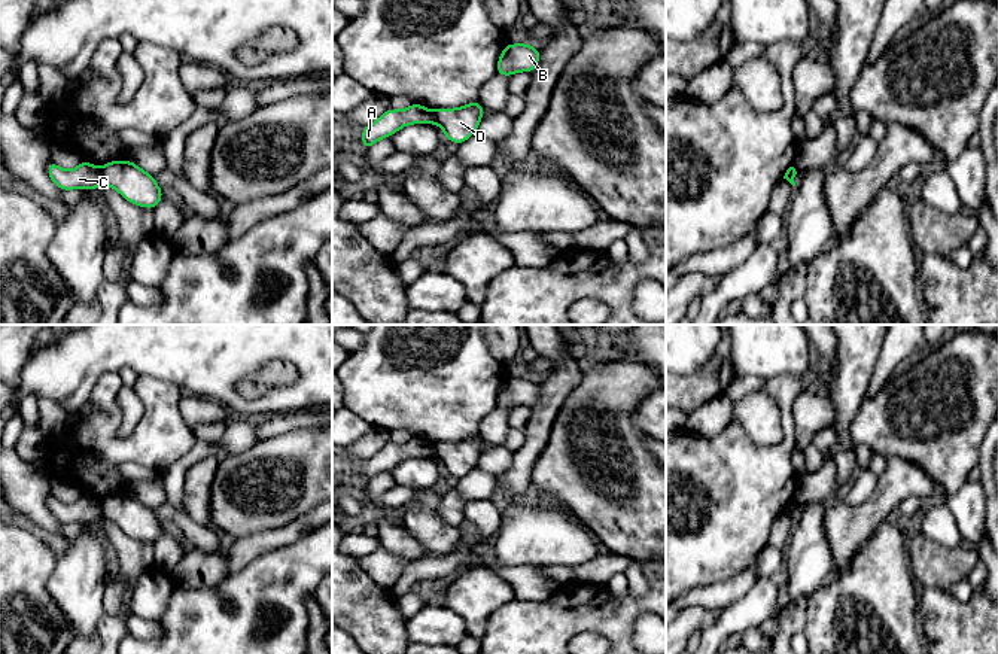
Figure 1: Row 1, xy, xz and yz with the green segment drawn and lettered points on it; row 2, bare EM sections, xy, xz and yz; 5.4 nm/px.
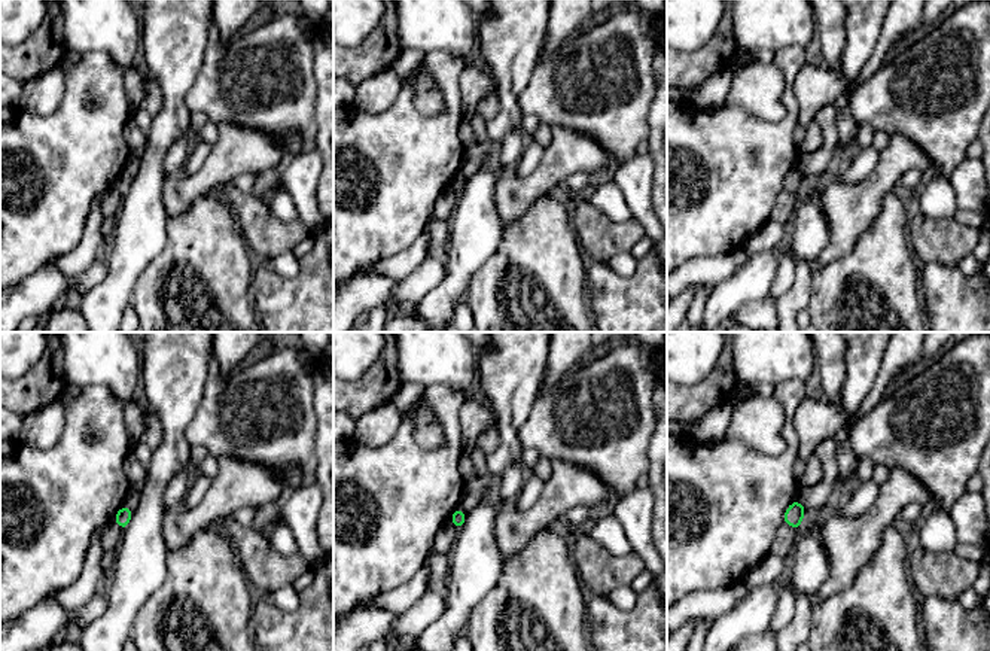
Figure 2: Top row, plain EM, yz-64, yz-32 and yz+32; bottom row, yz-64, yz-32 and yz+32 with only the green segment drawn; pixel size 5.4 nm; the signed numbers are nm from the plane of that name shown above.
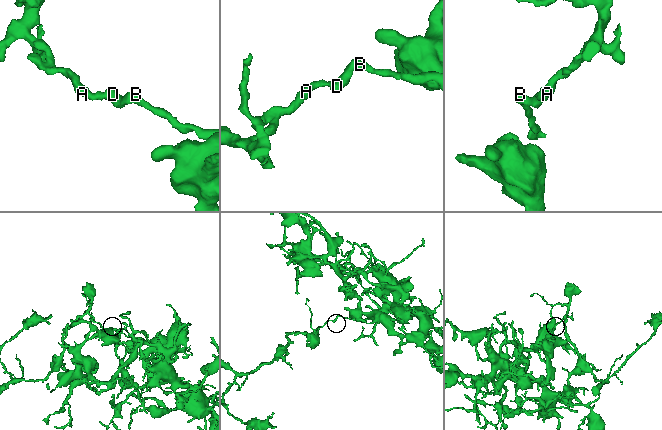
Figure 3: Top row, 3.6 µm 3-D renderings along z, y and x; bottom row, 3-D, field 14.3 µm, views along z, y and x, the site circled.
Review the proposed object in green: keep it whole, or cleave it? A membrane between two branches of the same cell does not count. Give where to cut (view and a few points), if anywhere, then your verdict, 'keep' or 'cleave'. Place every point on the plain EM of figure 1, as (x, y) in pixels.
cut xy (100, 502), (103, 516); cleave

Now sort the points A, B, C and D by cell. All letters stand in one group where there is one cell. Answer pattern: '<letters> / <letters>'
A C / B D

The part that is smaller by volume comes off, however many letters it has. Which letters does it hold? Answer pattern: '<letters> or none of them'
A, C

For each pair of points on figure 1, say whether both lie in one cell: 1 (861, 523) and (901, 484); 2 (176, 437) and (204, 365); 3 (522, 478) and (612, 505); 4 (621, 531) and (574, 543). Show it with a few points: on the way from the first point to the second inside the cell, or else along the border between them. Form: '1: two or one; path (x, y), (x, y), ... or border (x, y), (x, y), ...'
1: one; path (872, 513), (891, 493)
2: two; border (154, 374), (172, 382), (183, 394)
3: two; border (544, 449), (534, 465), (531, 484)
4: two; border (571, 513), (601, 544)

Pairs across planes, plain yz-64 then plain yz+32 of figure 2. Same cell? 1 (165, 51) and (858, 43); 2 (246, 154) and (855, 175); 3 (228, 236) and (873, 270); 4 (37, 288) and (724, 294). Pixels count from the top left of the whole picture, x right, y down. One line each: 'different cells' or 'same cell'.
1: same cell
2: different cells
3: same cell
4: different cells

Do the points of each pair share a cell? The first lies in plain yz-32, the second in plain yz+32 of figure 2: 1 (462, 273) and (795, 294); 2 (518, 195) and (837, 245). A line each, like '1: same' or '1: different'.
1: different
2: same

